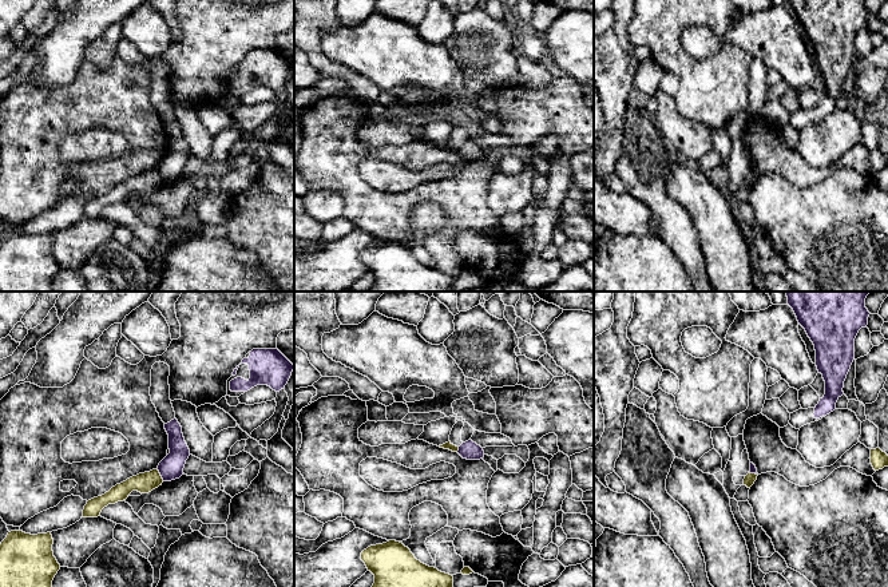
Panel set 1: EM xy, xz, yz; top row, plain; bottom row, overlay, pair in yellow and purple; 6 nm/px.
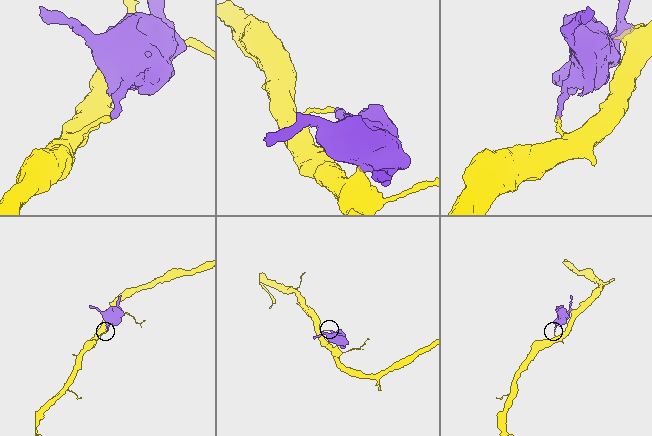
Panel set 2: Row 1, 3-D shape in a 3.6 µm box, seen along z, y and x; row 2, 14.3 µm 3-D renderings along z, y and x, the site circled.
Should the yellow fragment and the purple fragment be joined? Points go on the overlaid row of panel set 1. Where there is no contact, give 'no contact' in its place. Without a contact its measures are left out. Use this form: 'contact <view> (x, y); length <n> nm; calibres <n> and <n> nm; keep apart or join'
contact xy (159, 475); length 80 nm; calibres 120 and 140 nm; keep apart

